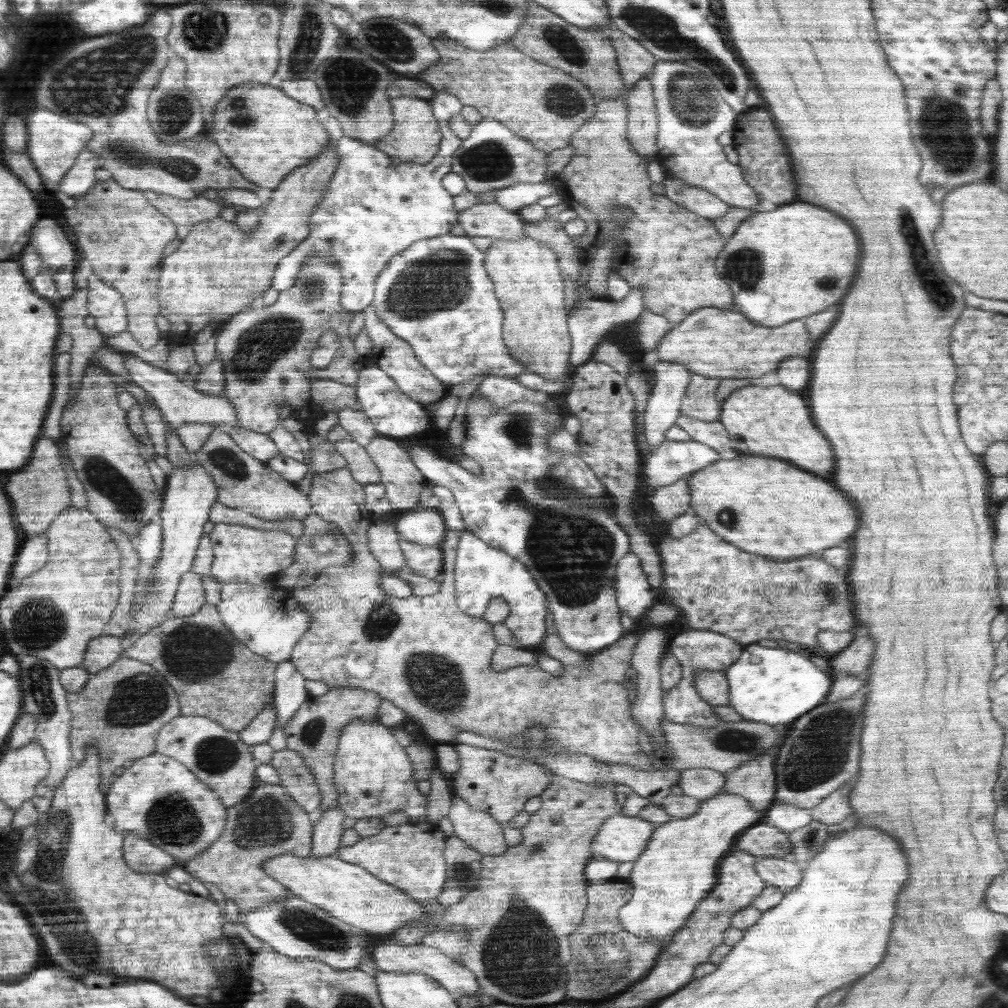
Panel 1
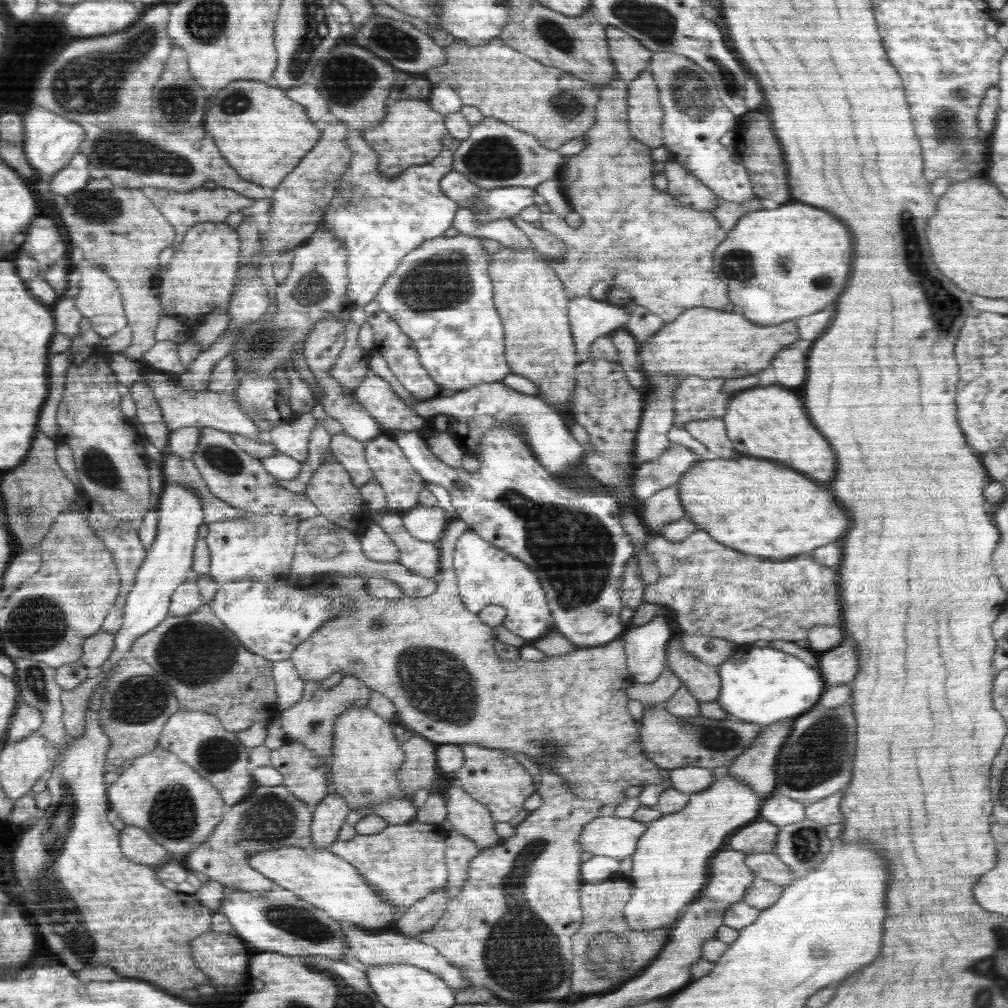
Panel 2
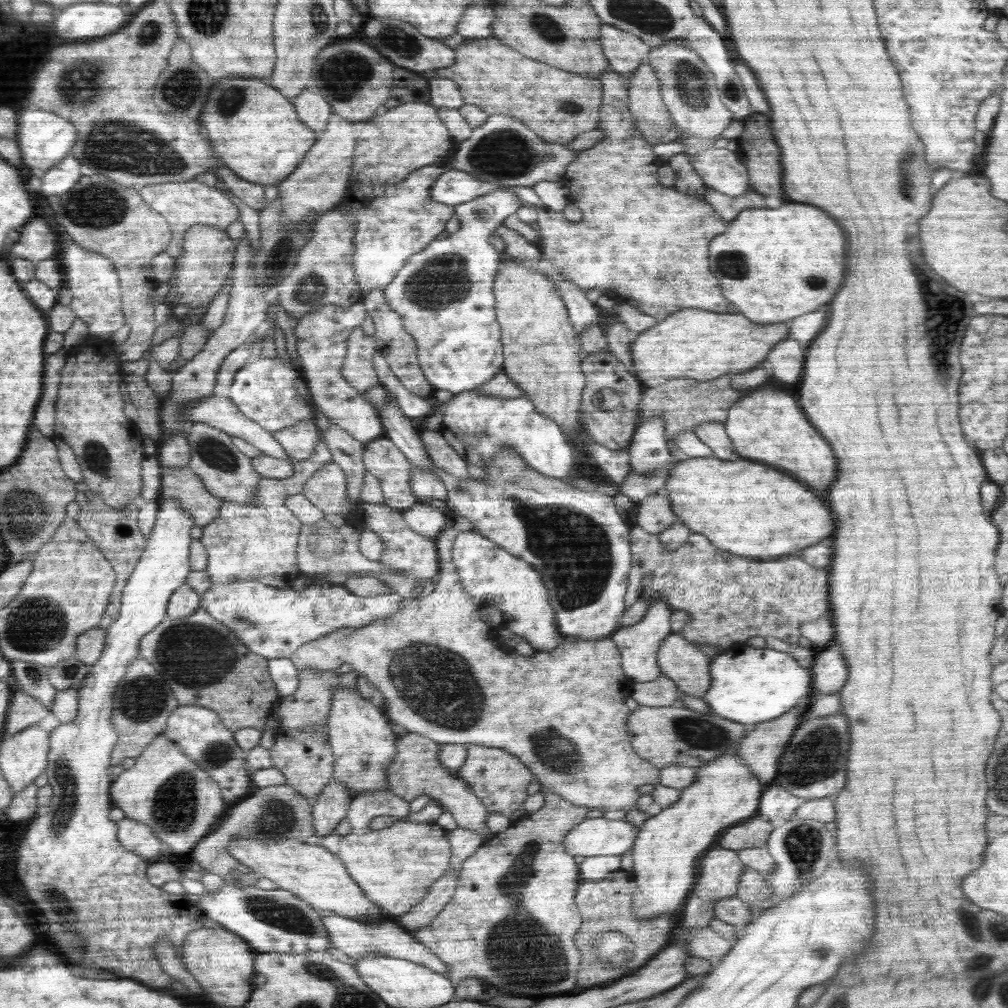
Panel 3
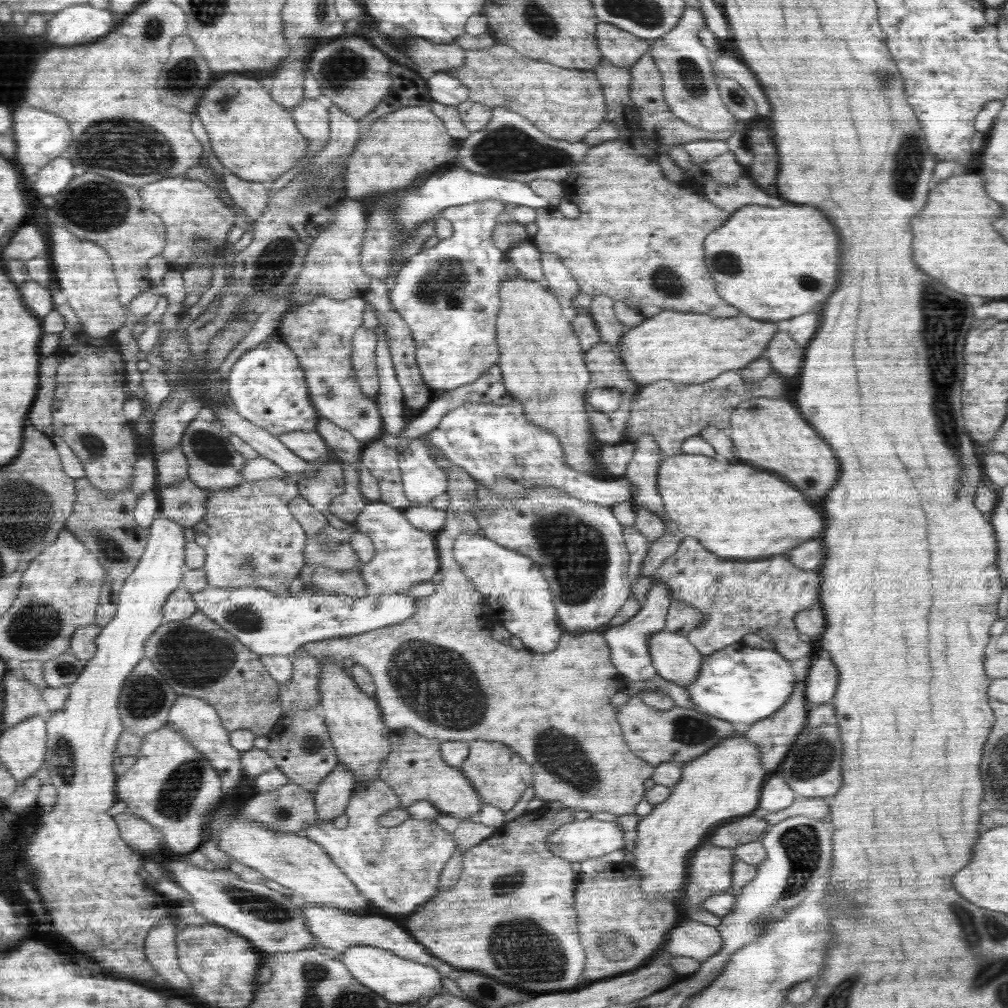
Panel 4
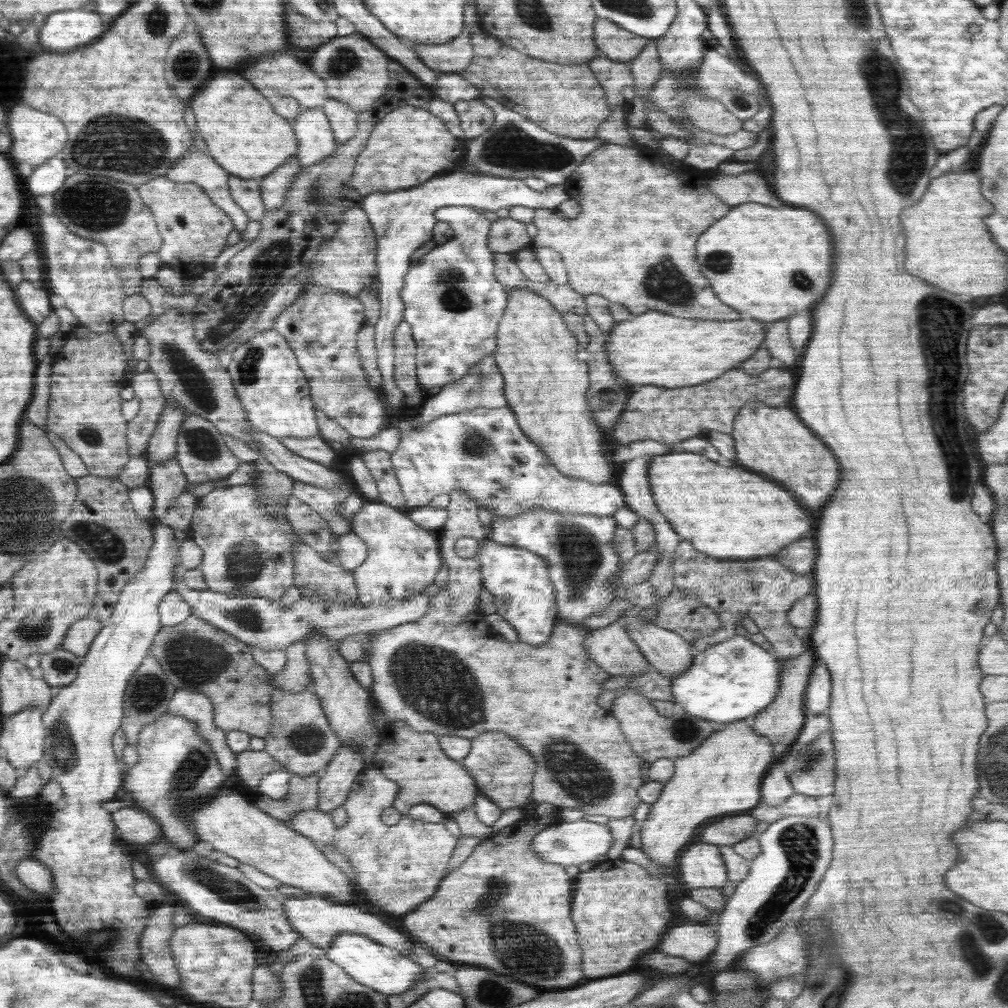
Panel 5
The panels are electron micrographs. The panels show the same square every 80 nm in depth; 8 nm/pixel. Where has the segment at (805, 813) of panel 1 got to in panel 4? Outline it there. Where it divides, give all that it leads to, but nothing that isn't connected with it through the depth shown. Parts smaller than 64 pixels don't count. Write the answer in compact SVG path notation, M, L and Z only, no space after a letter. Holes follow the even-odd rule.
M777 772L766 778L761 790L758 808L778 812L788 808L798 798Z

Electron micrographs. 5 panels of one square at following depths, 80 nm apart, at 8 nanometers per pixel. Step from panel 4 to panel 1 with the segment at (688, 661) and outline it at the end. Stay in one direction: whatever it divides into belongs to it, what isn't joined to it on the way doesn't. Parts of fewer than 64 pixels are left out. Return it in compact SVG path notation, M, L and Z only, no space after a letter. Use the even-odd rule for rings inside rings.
M700 670L694 676L694 688L700 699L706 701L710 706L728 706L730 694L728 681L726 681L723 673Z

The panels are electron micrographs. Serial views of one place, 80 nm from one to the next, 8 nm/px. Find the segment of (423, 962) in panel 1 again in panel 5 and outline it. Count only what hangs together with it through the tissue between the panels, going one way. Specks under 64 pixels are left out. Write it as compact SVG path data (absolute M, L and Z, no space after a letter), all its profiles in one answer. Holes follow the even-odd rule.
M283 897L282 906L286 911L286 917L290 919L290 924L293 929L306 940L309 940L312 944L322 948L328 948L331 942L340 933L354 933L362 935L366 938L375 940L376 943L395 948L400 954L408 954L408 949L412 948L412 945L416 942L412 938L407 938L406 935L390 927L383 918L380 919L374 914L363 912L356 904L342 904L332 902L330 899L326 900L320 897L310 898L295 898Z

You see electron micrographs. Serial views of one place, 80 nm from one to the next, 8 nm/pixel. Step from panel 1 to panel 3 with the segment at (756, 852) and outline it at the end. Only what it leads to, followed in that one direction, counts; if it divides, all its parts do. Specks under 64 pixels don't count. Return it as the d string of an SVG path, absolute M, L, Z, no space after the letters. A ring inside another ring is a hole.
M754 816L727 828L717 841L717 846L724 849L742 850L762 847L768 840L774 824L762 816Z

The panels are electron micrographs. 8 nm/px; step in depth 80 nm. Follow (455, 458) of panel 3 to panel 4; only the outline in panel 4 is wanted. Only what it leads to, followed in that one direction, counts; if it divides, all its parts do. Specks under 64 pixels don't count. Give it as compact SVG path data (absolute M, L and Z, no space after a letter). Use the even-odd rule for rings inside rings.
M428 434L420 437L420 440L429 443L430 455L448 476L446 522L435 535L443 566L442 581L435 585L435 591L430 596L418 599L417 613L400 624L360 635L312 642L301 646L301 649L306 650L306 654L314 657L319 664L334 662L340 665L349 659L365 667L374 680L375 698L382 704L382 715L391 729L412 729L422 736L441 741L501 742L532 765L536 798L558 801L572 809L592 813L610 812L617 816L634 813L646 791L644 782L652 778L655 766L629 749L617 721L620 708L610 705L611 698L619 692L618 684L627 680L614 669L614 663L610 663L610 647L606 645L602 633L580 634L563 630L557 648L548 653L516 650L506 640L498 642L498 638L494 638L495 620L484 607L483 598L474 583L464 574L462 565L456 564L453 555L457 536L482 534L473 513L478 500L477 484L463 468L449 464L440 449L430 443Z

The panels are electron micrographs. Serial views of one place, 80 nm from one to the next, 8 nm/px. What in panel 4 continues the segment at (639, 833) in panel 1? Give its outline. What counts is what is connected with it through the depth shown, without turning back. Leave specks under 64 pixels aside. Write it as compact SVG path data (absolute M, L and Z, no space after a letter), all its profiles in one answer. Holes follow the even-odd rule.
M592 817L572 821L547 836L548 850L568 862L582 862L625 849L624 831L614 821L600 821Z

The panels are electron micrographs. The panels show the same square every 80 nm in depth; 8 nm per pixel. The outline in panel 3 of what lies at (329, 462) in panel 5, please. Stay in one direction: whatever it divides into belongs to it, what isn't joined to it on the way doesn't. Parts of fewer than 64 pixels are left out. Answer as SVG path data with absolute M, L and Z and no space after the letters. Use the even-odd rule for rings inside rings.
M313 419L308 422L297 422L294 426L274 432L272 436L282 448L285 448L287 456L295 461L303 461L313 456L319 434L320 430Z

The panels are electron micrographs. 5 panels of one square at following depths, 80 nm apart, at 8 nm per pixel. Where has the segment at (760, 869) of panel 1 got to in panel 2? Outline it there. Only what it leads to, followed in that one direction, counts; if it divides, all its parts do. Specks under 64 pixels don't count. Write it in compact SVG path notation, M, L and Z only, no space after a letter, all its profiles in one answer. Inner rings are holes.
M773 852L747 853L745 863L756 877L771 880L784 888L794 882L790 869Z

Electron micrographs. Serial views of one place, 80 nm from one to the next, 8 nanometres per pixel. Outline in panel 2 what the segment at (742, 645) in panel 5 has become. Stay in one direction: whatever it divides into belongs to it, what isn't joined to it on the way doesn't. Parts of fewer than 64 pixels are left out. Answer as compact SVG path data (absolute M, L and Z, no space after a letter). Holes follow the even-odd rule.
M740 646L734 656L720 664L717 672L720 676L717 704L728 715L759 725L795 719L817 705L826 690L826 680L819 670L809 668L800 658L773 647Z

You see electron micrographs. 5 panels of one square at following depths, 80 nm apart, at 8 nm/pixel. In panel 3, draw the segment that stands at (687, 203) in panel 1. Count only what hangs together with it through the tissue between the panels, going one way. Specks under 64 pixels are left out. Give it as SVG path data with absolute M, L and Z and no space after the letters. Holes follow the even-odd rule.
M676 154L670 157L666 164L672 168L676 175L674 190L688 194L700 202L706 202L706 186L702 178L692 168L690 159L686 154Z

